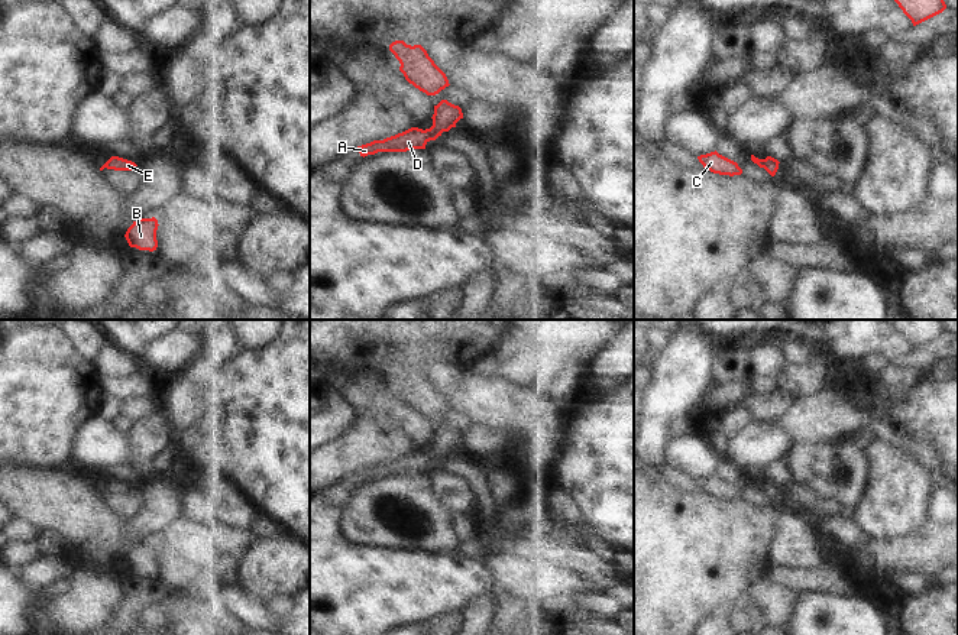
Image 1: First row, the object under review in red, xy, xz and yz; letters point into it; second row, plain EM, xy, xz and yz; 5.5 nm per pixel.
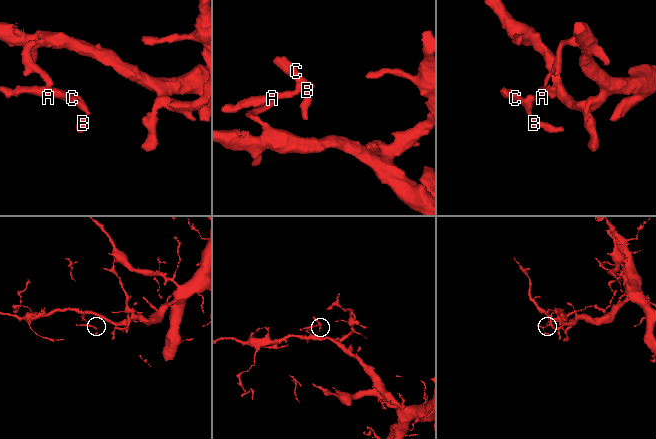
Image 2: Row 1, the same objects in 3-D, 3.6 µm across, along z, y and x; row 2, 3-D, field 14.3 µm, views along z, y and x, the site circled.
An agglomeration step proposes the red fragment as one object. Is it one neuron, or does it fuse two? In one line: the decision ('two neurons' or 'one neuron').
one neuron

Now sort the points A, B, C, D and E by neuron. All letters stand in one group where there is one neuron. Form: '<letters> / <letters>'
A B C D E

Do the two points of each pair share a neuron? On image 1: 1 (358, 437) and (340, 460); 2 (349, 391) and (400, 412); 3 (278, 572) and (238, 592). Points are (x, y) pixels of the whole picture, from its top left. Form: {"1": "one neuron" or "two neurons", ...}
{"1": "one neuron", "2": "one neuron", "3": "one neuron"}

